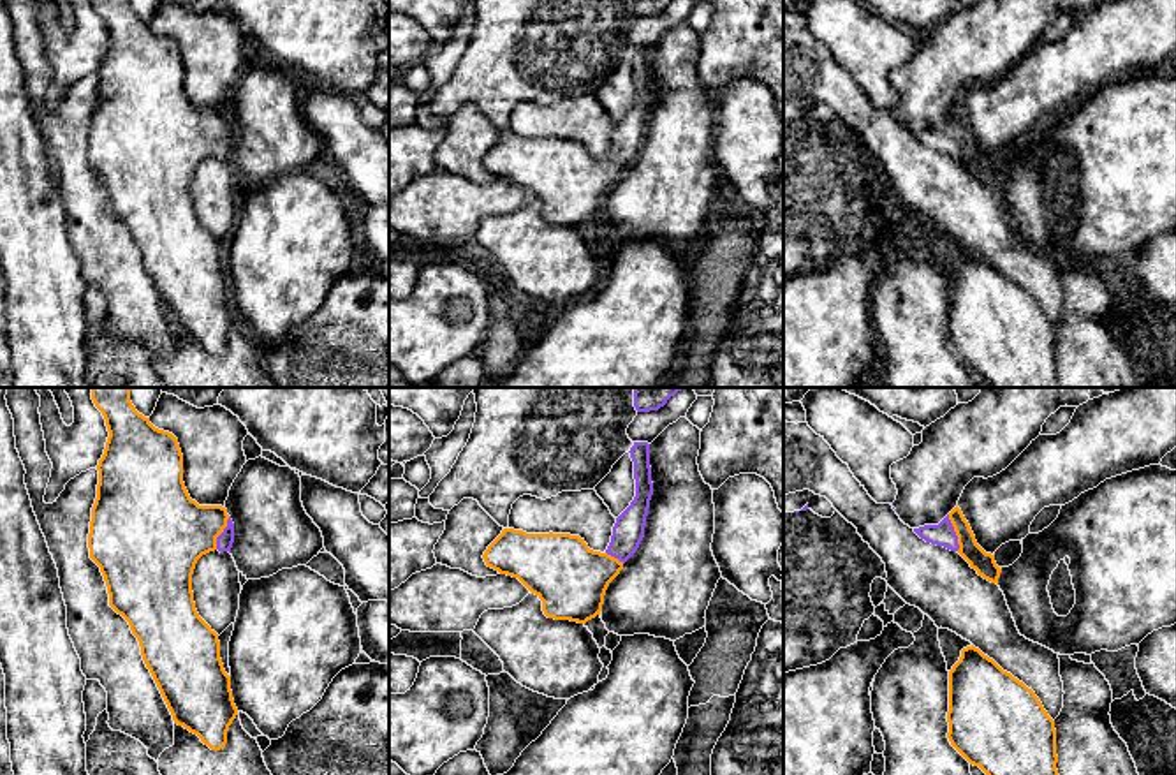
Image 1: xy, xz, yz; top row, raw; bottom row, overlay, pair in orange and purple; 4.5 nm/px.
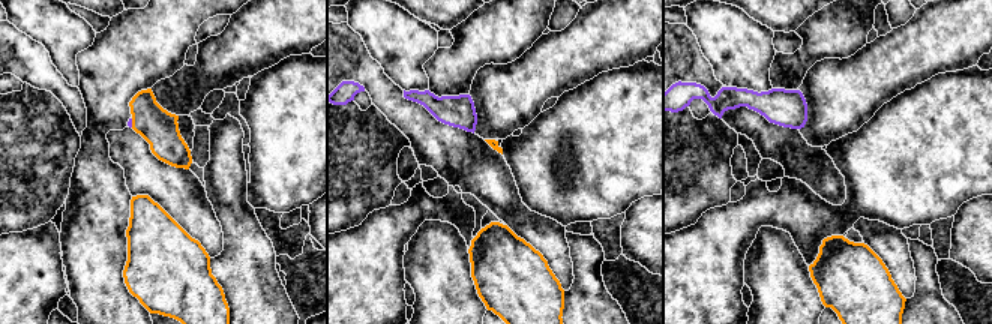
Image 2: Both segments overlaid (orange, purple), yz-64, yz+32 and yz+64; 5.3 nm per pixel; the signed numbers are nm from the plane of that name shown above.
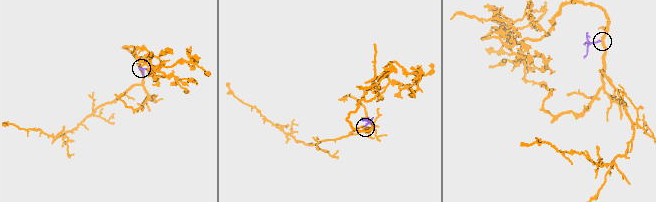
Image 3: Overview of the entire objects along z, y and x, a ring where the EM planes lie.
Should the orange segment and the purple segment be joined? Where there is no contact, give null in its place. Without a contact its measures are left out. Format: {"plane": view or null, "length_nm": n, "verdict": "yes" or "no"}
{"plane": "yz", "length_nm": 180, "verdict": "yes"}

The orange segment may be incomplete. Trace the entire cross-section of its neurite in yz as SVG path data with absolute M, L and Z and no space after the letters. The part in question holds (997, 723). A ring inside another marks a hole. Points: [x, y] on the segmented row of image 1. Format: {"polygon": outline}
{"polygon": "M974 645L949 671L947 722L951 745L986 775L1058 775L1055 720L1032 689Z"}

